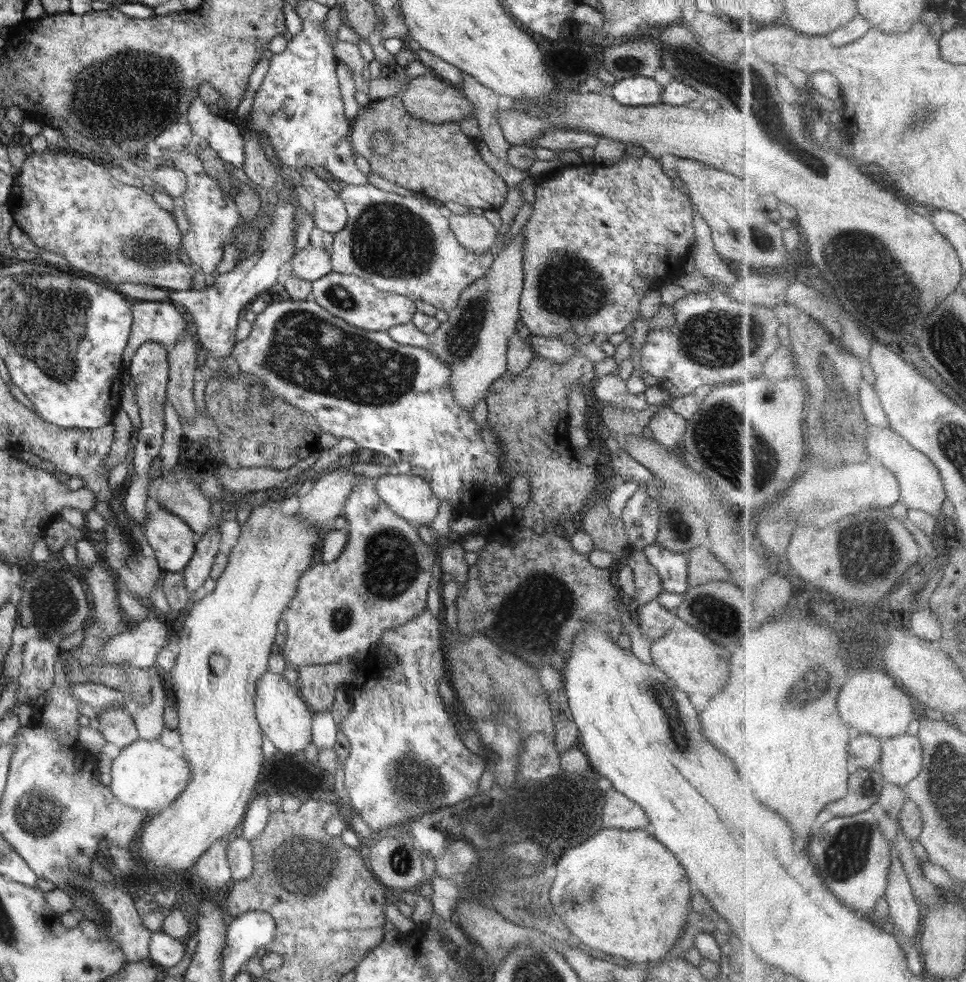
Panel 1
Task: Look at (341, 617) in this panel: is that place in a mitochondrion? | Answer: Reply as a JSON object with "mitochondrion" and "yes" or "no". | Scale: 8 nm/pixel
{"mitochondrion":"yes"}

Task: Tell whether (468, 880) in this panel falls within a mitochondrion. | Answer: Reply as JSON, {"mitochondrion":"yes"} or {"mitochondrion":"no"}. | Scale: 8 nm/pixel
{"mitochondrion":"no"}

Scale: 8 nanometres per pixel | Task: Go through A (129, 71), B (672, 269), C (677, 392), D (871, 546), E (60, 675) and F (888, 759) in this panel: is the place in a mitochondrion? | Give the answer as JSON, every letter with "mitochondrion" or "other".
{"A":"mitochondrion","B":"other","C":"other","D":"mitochondrion","E":"other","F":"other"}

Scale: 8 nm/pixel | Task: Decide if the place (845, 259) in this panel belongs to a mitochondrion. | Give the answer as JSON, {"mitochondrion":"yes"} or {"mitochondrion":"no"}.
{"mitochondrion":"yes"}

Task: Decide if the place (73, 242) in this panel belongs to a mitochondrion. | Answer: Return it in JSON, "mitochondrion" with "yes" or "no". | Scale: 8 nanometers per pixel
{"mitochondrion":"no"}

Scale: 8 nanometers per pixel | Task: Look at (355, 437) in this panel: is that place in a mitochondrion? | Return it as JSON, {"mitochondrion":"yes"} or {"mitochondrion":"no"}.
{"mitochondrion":"no"}

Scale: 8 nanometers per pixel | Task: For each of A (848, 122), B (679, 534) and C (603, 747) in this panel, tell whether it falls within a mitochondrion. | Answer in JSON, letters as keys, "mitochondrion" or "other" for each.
{"A":"other","B":"mitochondrion","C":"other"}

